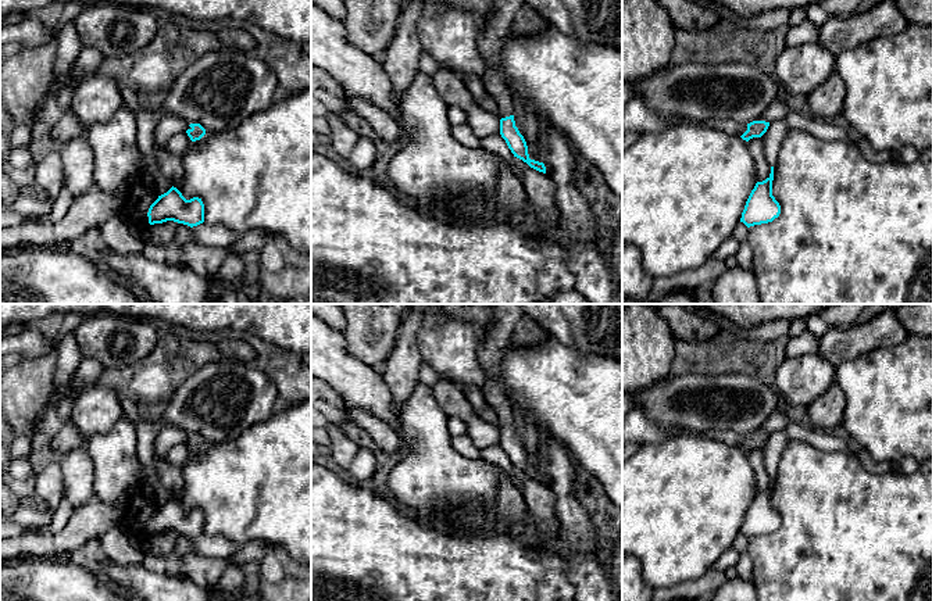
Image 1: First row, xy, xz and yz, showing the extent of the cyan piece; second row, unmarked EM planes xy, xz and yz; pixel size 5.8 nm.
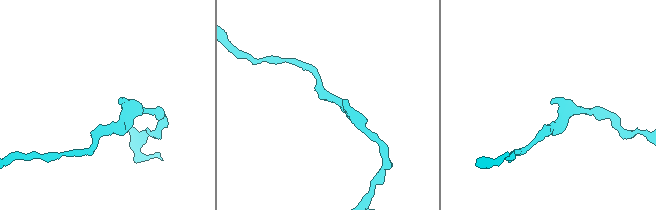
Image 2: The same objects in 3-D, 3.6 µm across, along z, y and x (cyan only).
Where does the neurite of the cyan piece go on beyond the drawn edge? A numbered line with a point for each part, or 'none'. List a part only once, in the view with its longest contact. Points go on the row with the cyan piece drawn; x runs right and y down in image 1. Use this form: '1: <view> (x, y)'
1: xz (499, 18)

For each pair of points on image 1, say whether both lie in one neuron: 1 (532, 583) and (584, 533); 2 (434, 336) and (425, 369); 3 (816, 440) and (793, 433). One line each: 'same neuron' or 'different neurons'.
1: different neurons
2: different neurons
3: same neuron

